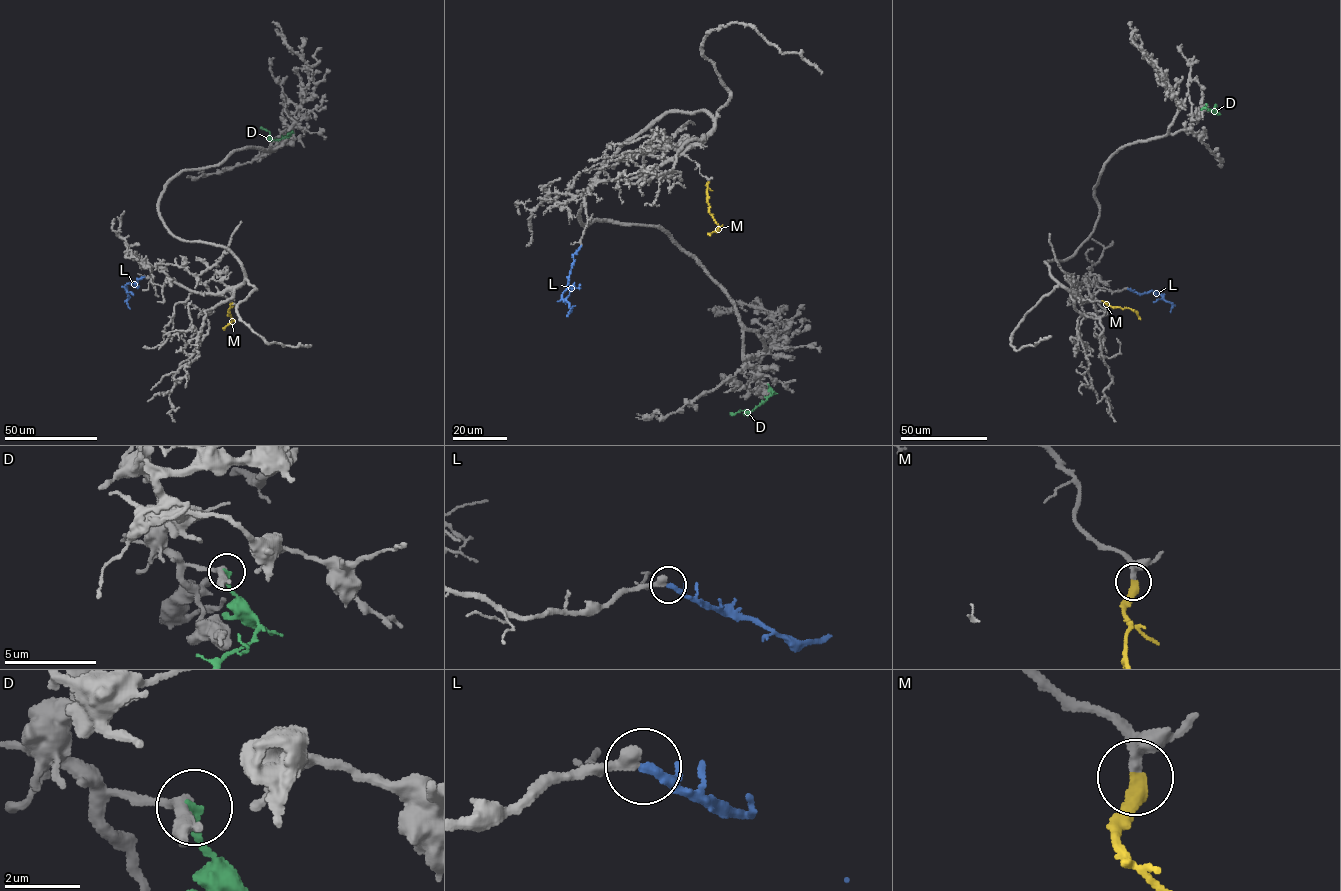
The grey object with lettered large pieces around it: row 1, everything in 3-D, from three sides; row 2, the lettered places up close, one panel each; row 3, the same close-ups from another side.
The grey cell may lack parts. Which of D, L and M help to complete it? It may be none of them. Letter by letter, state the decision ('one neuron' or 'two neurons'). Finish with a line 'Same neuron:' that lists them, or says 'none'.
D: two neurons
L: one neuron
M: one neuron
Same neuron: L, M

